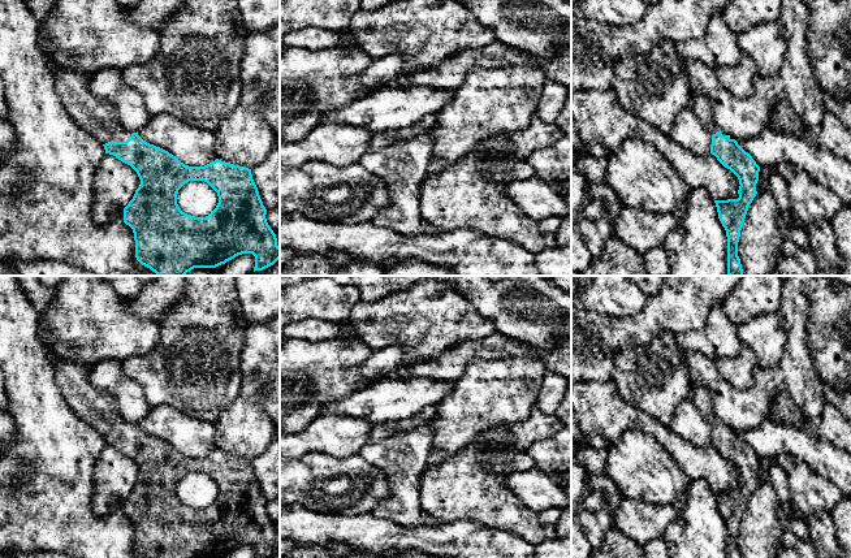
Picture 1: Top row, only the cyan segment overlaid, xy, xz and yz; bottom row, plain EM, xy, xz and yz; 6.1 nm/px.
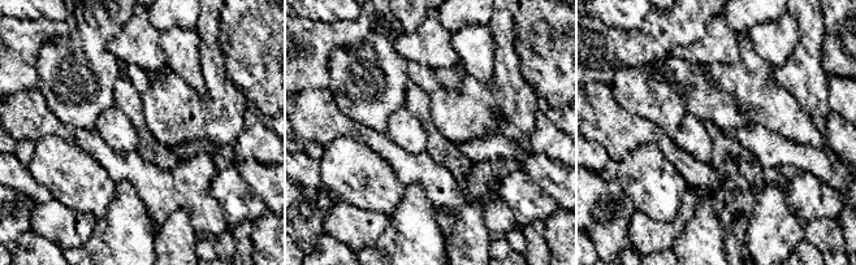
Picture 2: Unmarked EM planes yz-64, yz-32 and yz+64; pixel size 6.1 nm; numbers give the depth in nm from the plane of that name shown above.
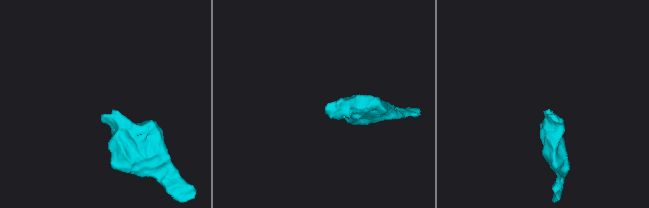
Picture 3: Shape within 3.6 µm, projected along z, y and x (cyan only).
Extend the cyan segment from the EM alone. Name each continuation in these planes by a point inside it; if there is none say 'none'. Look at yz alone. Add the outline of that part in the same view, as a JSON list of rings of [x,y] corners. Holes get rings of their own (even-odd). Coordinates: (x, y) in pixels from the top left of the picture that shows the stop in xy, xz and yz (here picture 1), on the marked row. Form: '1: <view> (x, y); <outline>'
1: yz (702, 104); [[[697,91],[692,95],[692,108],[696,116],[700,118],[703,125],[710,131],[710,134],[716,134],[720,131],[723,137],[729,135],[722,131],[716,121],[712,117],[712,101],[710,98],[704,91]]]

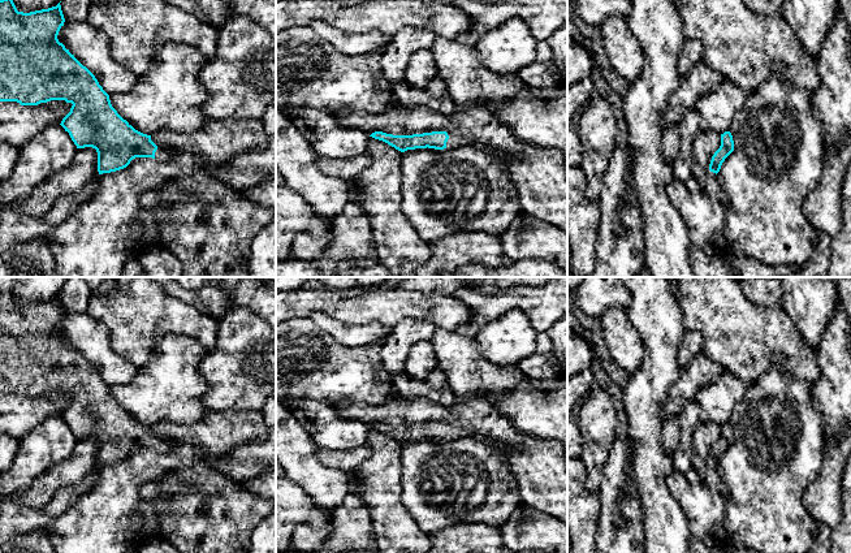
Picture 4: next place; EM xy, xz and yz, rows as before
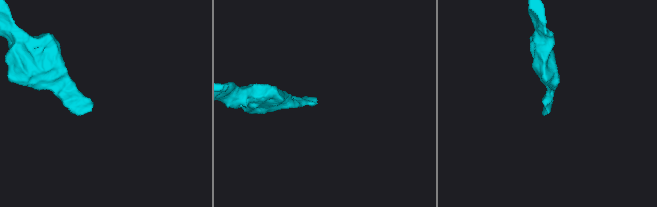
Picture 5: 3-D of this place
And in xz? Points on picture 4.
1: xz (454, 141); [[[448,133],[449,139],[446,142],[446,148],[455,148],[463,144],[468,144],[471,142],[471,137],[467,134],[452,134]]]

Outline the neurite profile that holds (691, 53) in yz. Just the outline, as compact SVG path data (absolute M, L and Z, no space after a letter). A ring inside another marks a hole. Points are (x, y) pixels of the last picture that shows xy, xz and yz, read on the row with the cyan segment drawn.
M686 39L682 46L677 68L681 75L690 73L694 66L703 59L703 46L696 39Z

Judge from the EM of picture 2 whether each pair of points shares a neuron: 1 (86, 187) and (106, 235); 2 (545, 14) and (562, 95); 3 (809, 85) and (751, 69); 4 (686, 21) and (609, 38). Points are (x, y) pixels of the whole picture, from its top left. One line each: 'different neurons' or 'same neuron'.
1: different neurons
2: same neuron
3: different neurons
4: same neuron

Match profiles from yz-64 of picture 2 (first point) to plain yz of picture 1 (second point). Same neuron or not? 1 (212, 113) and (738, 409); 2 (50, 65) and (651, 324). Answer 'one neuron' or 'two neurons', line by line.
1: one neuron
2: two neurons

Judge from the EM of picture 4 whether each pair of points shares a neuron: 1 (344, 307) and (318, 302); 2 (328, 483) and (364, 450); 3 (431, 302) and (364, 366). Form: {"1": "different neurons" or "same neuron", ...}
{"1": "same neuron", "2": "different neurons", "3": "different neurons"}

